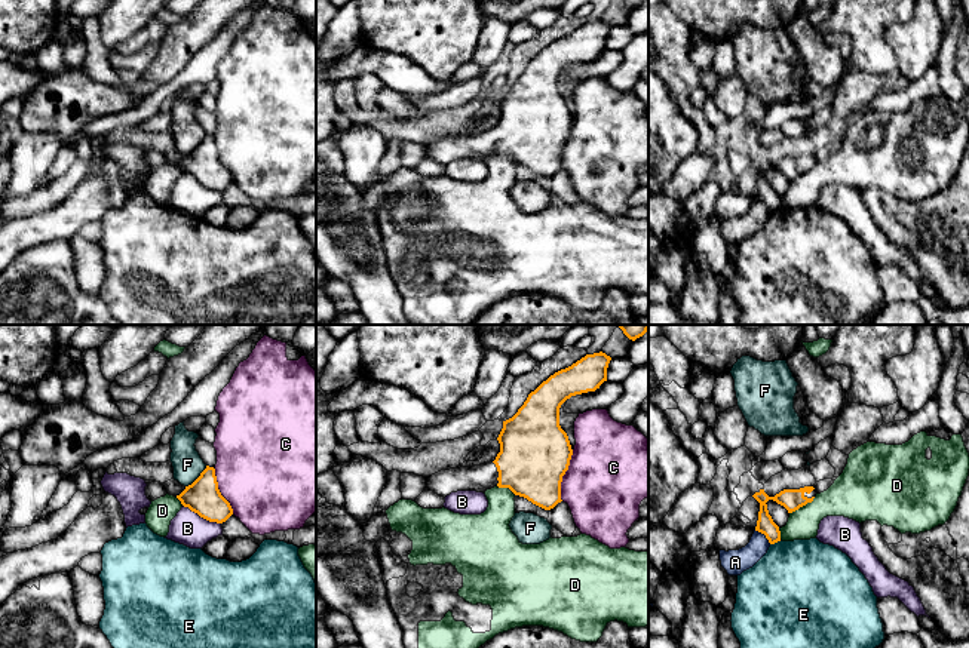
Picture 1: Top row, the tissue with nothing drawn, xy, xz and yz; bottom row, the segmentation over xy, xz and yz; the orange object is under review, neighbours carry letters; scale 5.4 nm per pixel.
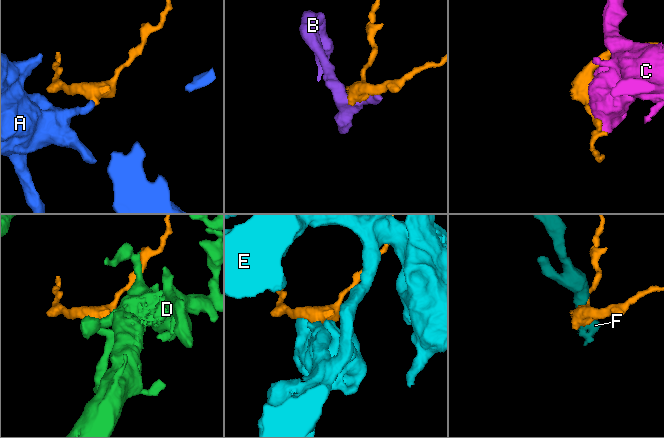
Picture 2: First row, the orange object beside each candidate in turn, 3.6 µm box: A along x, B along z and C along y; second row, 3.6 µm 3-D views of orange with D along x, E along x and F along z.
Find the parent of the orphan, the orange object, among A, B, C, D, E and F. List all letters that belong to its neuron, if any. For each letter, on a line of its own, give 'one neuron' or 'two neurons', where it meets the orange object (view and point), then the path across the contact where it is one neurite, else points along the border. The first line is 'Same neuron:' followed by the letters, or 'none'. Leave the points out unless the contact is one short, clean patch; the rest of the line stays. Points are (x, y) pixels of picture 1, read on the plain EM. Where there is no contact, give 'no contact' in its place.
Same neuron: none
A: two neurons | yz (763, 200) | along yz (754, 197), (760, 199), (770, 211)
B: two neurons | xy (202, 184) | along xy (183, 172), (201, 184), (220, 192)
C: two neurons | xz (564, 141)
D: two neurons | yz (802, 174)
E: two neurons | yz (775, 209)
F: two neurons | xy (198, 146) | along xy (207, 134), (186, 154)

